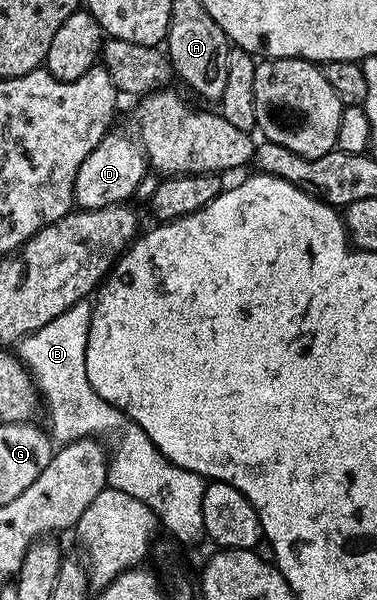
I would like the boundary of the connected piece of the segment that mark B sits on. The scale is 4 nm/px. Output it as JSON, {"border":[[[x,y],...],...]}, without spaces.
{"border":[[[90,300],[78,301],[69,307],[69,311],[57,315],[57,319],[45,323],[45,327],[30,333],[17,345],[17,356],[31,374],[35,388],[41,394],[45,413],[47,409],[47,417],[51,420],[50,436],[59,443],[80,441],[86,437],[108,437],[112,445],[107,462],[108,486],[125,491],[125,495],[133,495],[133,499],[141,499],[145,507],[155,512],[158,524],[162,528],[164,525],[180,546],[195,545],[199,540],[202,542],[205,534],[201,499],[205,495],[207,481],[201,475],[167,461],[149,435],[145,435],[143,428],[123,410],[105,403],[105,399],[101,399],[89,383],[89,375],[85,371],[85,351],[92,308]]]}

